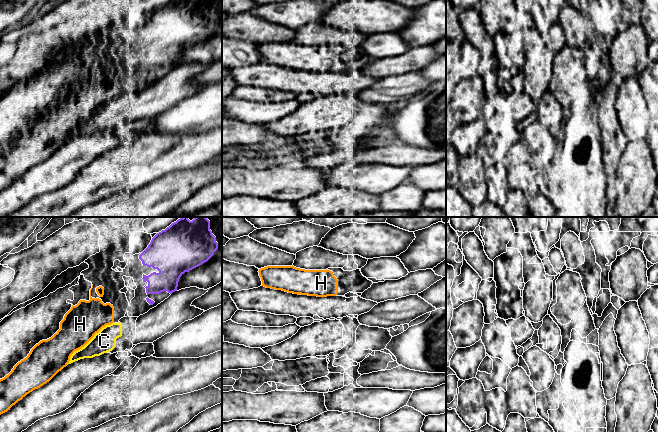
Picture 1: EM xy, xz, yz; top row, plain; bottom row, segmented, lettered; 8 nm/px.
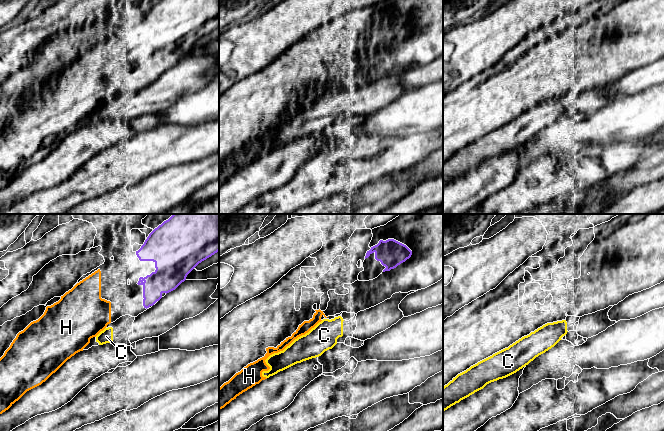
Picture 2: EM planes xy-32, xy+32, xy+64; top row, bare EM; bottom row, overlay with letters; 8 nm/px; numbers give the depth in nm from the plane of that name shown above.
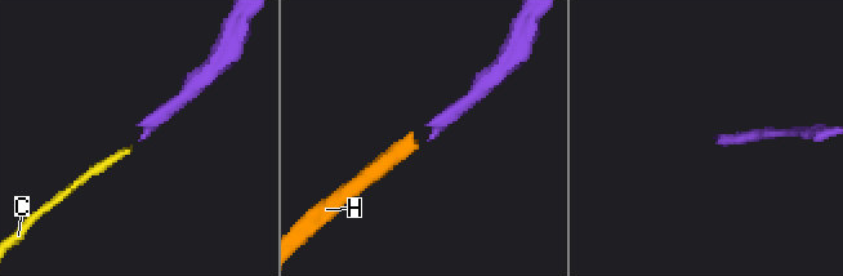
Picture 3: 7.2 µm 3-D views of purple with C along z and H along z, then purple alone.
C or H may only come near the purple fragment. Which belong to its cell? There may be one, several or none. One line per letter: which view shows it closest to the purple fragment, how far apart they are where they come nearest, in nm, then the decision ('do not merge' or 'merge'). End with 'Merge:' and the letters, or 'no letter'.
C: xy | 280 nm | do not merge
H: xy | 280 nm | merge
Merge: H

